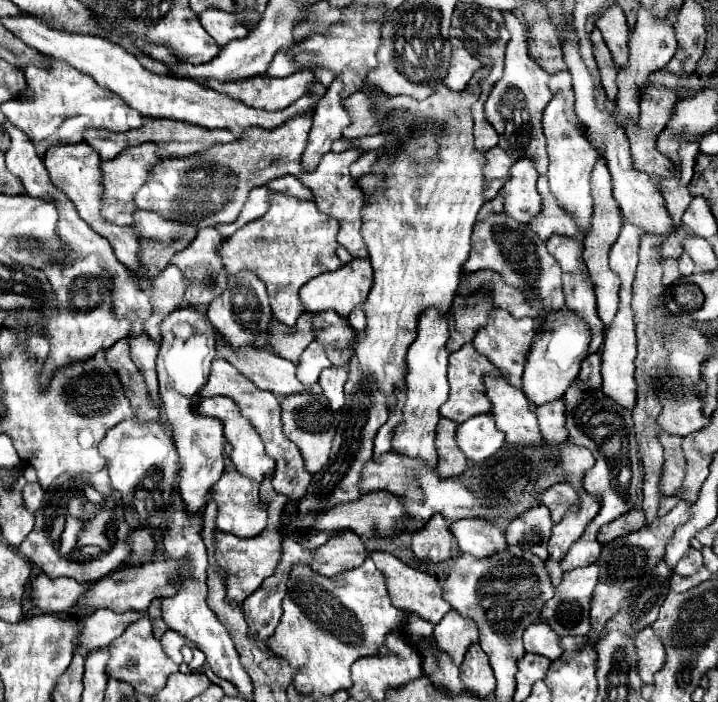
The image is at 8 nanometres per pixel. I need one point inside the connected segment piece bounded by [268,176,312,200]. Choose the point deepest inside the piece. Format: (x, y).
(288, 184)

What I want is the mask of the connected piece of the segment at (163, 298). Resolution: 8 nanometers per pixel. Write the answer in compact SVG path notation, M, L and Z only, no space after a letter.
M168 264L160 276L152 280L152 286L148 290L150 304L152 304L152 316L144 322L146 334L160 342L160 322L174 310L182 308L182 296L188 282L184 280L180 268L174 264Z

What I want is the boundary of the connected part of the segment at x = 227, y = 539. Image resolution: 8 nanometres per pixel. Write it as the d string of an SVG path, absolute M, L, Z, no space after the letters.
M264 476L262 484L260 484L260 496L270 506L268 528L260 536L254 536L252 540L238 540L234 536L216 532L216 554L218 554L218 560L220 560L220 568L224 568L224 572L226 572L228 600L236 600L238 604L242 604L244 598L248 598L254 590L258 590L262 586L262 582L268 576L274 574L274 570L280 562L280 556L282 556L282 534L280 534L280 530L284 526L284 510L290 504L290 498L272 488L270 476Z

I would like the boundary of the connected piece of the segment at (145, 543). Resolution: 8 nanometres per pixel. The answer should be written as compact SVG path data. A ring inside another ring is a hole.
M148 530L132 532L132 564L142 564L150 560L152 550L154 550L154 540L148 534Z

